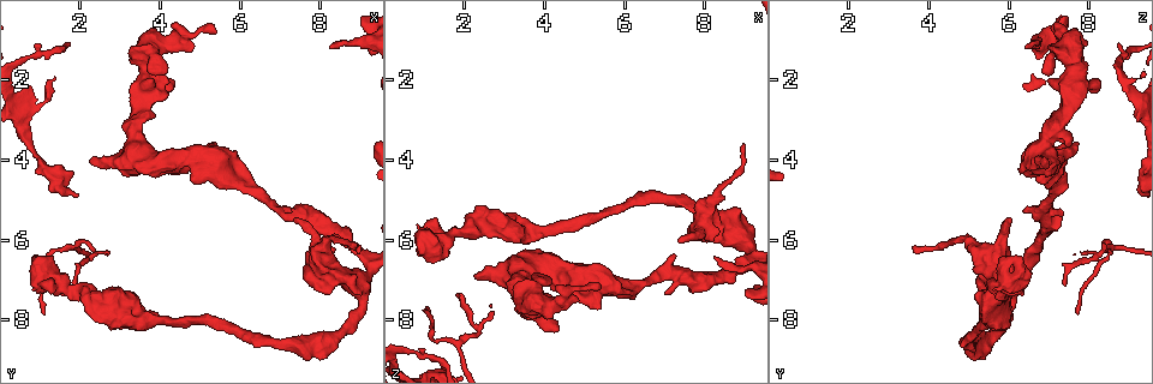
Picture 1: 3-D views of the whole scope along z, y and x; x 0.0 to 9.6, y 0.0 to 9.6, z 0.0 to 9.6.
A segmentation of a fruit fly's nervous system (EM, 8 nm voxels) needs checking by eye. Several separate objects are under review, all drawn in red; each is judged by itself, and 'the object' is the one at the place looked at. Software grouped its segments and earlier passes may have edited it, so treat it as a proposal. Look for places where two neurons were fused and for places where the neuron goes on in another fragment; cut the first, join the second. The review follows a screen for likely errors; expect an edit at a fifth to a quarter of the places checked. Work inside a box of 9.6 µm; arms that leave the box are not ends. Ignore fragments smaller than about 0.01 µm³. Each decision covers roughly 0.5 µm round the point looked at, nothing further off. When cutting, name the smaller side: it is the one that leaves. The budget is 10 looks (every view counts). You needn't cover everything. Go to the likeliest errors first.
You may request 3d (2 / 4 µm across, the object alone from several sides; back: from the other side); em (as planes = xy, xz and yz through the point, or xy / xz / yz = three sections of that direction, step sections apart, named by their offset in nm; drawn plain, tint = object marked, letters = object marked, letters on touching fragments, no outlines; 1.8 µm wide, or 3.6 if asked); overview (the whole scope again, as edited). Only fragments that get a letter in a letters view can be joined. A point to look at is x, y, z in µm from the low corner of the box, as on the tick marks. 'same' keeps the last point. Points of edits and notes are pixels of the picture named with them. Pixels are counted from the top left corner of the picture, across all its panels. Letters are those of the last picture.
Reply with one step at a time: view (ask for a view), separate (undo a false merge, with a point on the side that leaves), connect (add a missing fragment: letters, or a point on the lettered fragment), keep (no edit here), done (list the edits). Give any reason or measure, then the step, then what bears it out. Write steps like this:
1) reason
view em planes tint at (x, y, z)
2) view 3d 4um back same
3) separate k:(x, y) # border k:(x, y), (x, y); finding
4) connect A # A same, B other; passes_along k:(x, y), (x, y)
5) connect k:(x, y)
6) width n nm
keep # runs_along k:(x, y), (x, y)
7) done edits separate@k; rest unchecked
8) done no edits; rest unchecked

thin end
view em yz step 4 plain at (8.25, 1.20, 6.45)

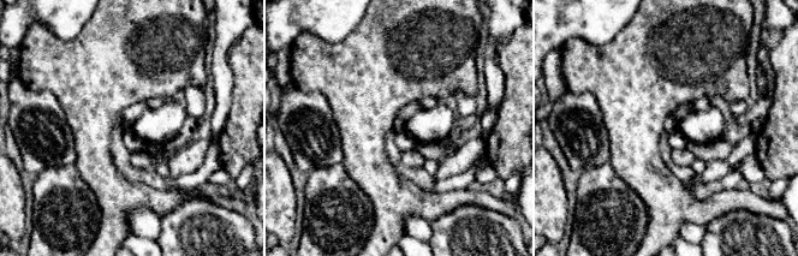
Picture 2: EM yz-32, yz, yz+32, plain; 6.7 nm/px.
see the neighbours
view em yz step 4 letters same

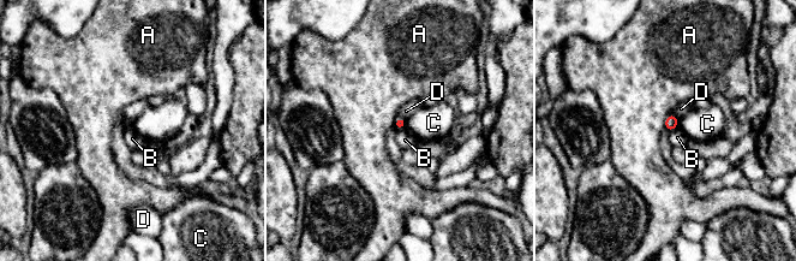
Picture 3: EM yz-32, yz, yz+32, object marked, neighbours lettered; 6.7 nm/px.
longest_contact A 120 nm
keep # A other, B other, C other, D other; none of them fits

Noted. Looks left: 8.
thin end
view em planes plain at (1.10, 7.85, 7.70)

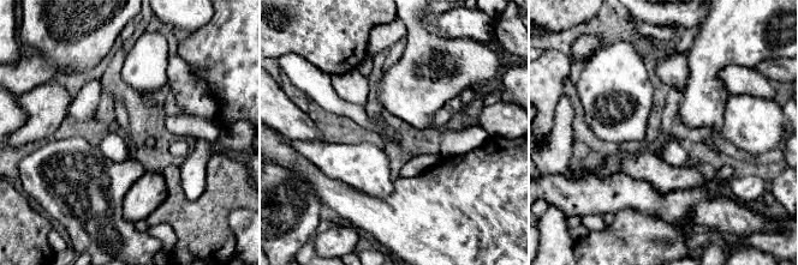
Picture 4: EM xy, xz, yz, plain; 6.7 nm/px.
view em planes letters same

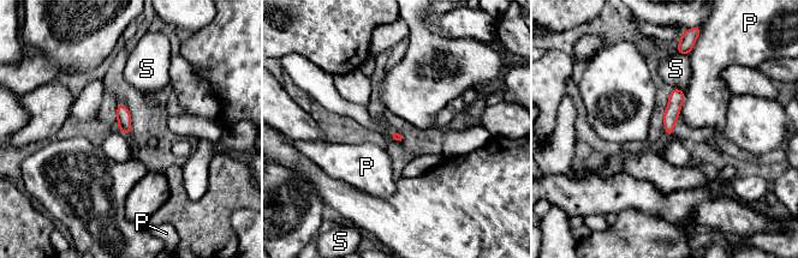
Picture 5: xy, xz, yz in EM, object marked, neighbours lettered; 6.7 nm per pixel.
keep # P other, S other; border 5:(685, 92), (679, 113); no lettered fragment goes on from it

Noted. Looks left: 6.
an open end
view em planes plain at (1.30, 7.00, 5.40)

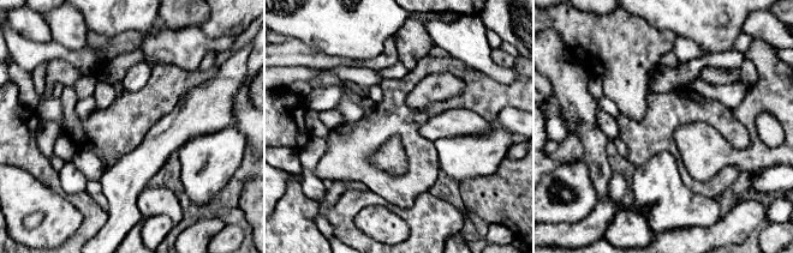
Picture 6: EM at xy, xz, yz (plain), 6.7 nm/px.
view em planes letters same

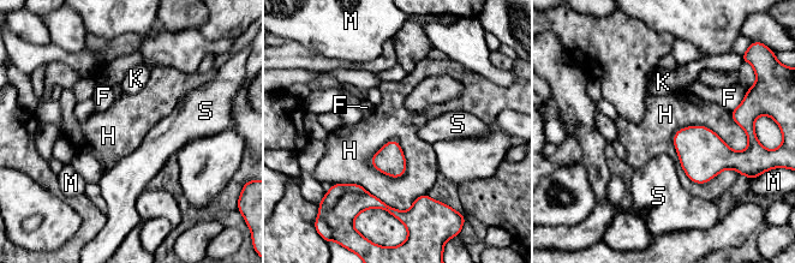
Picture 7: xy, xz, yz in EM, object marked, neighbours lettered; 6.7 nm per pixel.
width 150 nm
separate 7:(330, 198) # F other, H other, K other, M other, S other; border 7:(365, 191), (346, 192), (344, 195); a second neuron is stuck on

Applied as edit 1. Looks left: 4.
narrows sharply
view 3d 2um at (0.75, 1.45, 8.80)

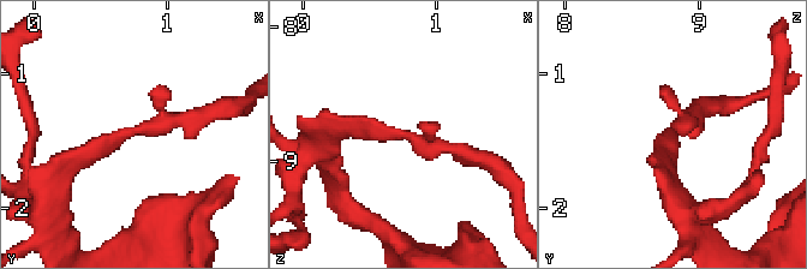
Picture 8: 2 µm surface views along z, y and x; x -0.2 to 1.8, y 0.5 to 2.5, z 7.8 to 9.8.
need the tissue
view em planes tint at (0.80, 1.40, 8.80)

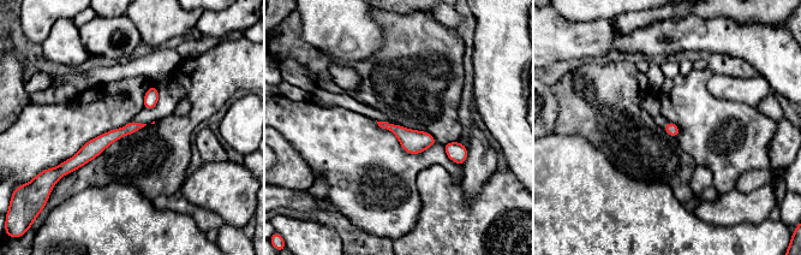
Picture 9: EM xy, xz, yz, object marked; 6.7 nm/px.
see the neighbours
view em planes letters same

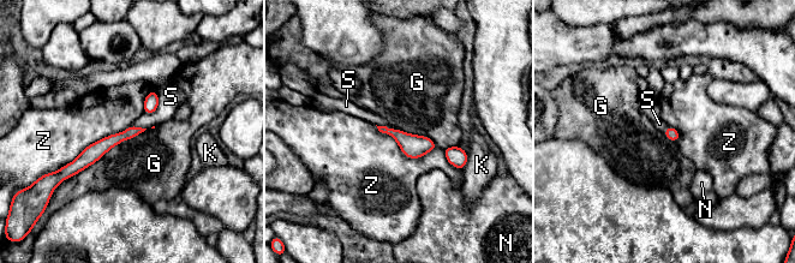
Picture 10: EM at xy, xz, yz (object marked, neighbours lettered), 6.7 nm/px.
width 80 nm
keep # G other, K other, N other, S other, Z other; border 10:(147, 129), (124, 138), (61, 181); one neuron here

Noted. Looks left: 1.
done edits separate@7; rest unchecked

